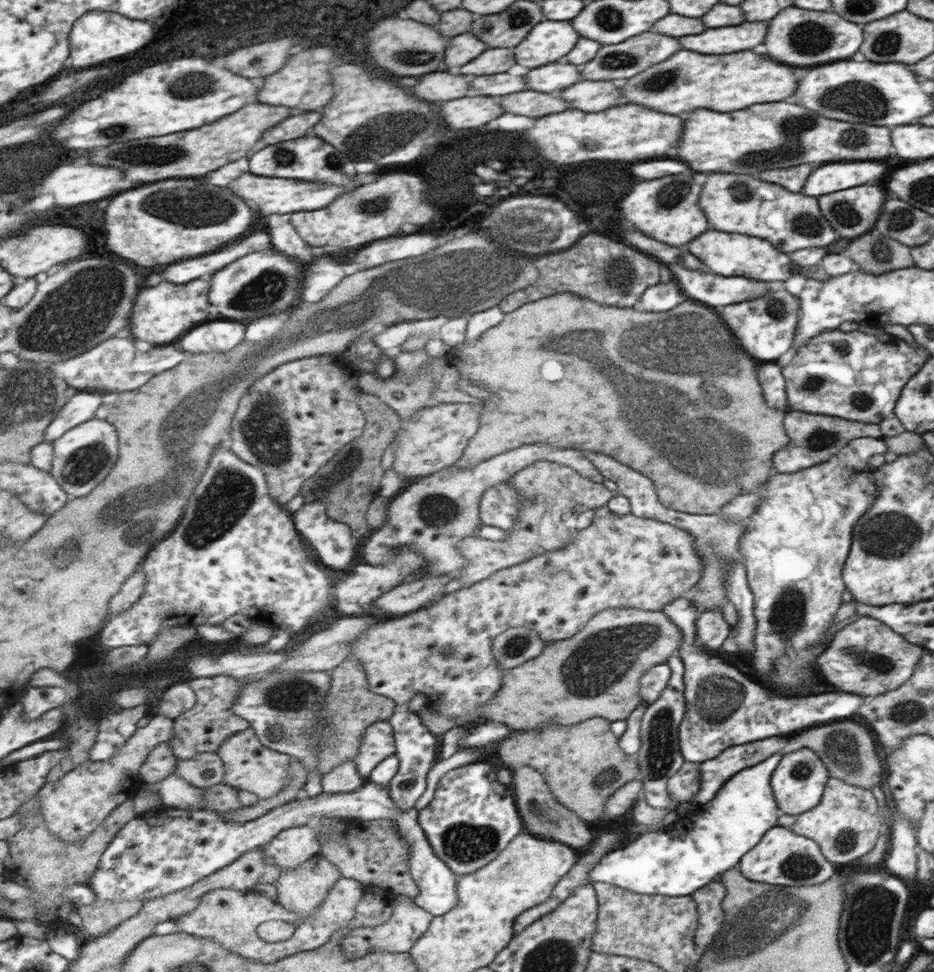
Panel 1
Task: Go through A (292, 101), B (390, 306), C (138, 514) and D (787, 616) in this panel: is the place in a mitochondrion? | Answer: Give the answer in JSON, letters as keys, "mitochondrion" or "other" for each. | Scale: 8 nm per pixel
{"A":"other","B":"mitochondrion","C":"mitochondrion","D":"mitochondrion"}

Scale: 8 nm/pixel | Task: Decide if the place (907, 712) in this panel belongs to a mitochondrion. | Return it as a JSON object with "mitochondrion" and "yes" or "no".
{"mitochondrion":"yes"}

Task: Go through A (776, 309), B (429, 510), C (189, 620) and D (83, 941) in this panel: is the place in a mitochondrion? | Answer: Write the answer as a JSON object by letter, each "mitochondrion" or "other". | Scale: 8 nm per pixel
{"A":"mitochondrion","B":"mitochondrion","C":"other","D":"other"}

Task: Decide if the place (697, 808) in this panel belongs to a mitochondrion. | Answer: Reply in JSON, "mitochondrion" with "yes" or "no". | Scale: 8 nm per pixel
{"mitochondrion":"no"}

